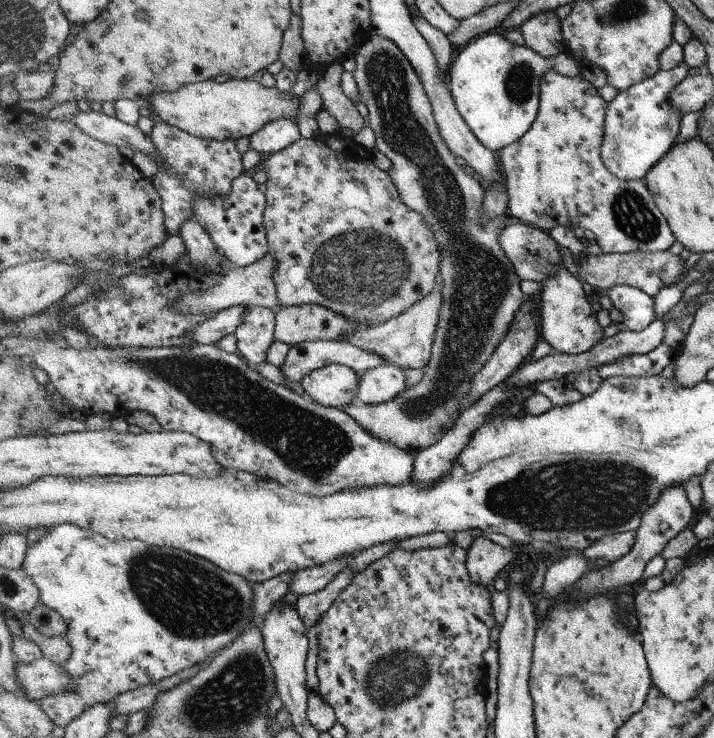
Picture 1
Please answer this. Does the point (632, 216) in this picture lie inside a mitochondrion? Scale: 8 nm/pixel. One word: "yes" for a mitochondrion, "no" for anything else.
yes

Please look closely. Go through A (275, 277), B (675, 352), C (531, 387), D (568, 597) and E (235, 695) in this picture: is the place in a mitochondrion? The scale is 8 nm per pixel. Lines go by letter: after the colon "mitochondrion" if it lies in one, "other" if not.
A: other
B: other
C: other
D: other
E: mitochondrion

